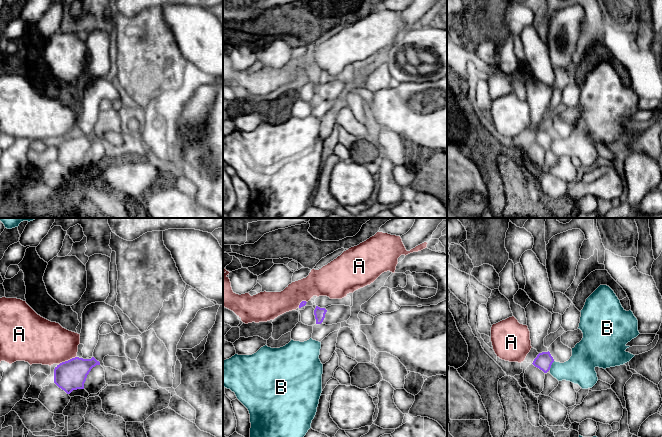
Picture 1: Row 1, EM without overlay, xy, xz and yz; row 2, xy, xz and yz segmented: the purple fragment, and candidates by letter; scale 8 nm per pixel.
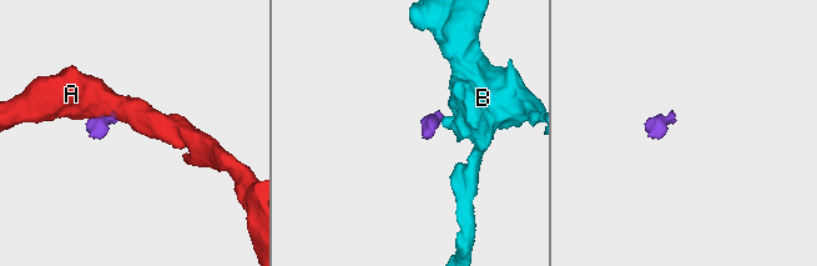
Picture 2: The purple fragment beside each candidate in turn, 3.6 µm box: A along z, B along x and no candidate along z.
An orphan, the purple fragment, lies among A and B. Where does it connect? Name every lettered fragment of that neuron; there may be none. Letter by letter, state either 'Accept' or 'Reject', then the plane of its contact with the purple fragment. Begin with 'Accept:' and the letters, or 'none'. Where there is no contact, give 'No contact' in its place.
Accept: none
A: Reject. Touches purple in xy
B: Reject. Touches purple in yz

